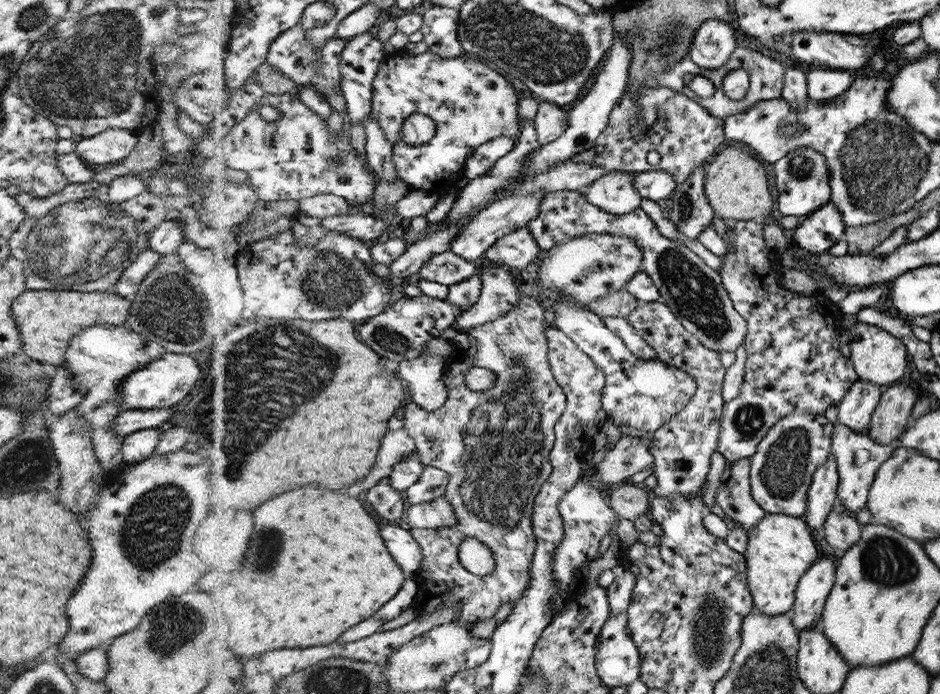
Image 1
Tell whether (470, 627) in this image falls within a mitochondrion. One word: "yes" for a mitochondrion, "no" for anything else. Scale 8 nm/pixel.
no

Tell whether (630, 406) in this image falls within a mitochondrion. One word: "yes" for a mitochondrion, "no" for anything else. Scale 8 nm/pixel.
yes

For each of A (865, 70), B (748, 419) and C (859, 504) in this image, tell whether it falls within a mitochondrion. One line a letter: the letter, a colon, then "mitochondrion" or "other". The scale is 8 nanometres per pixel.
A: other
B: mitochondrion
C: other

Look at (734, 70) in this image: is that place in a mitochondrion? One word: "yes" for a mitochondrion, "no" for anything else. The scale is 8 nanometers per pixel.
no

